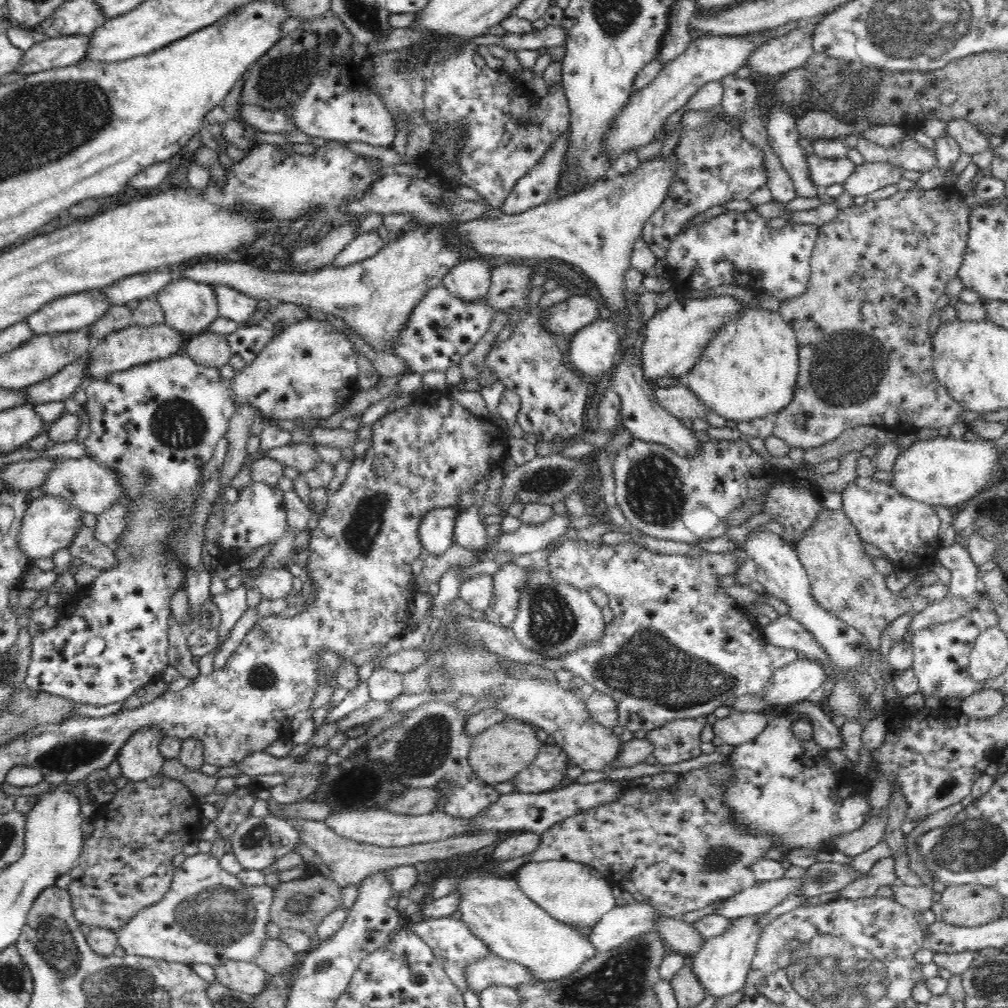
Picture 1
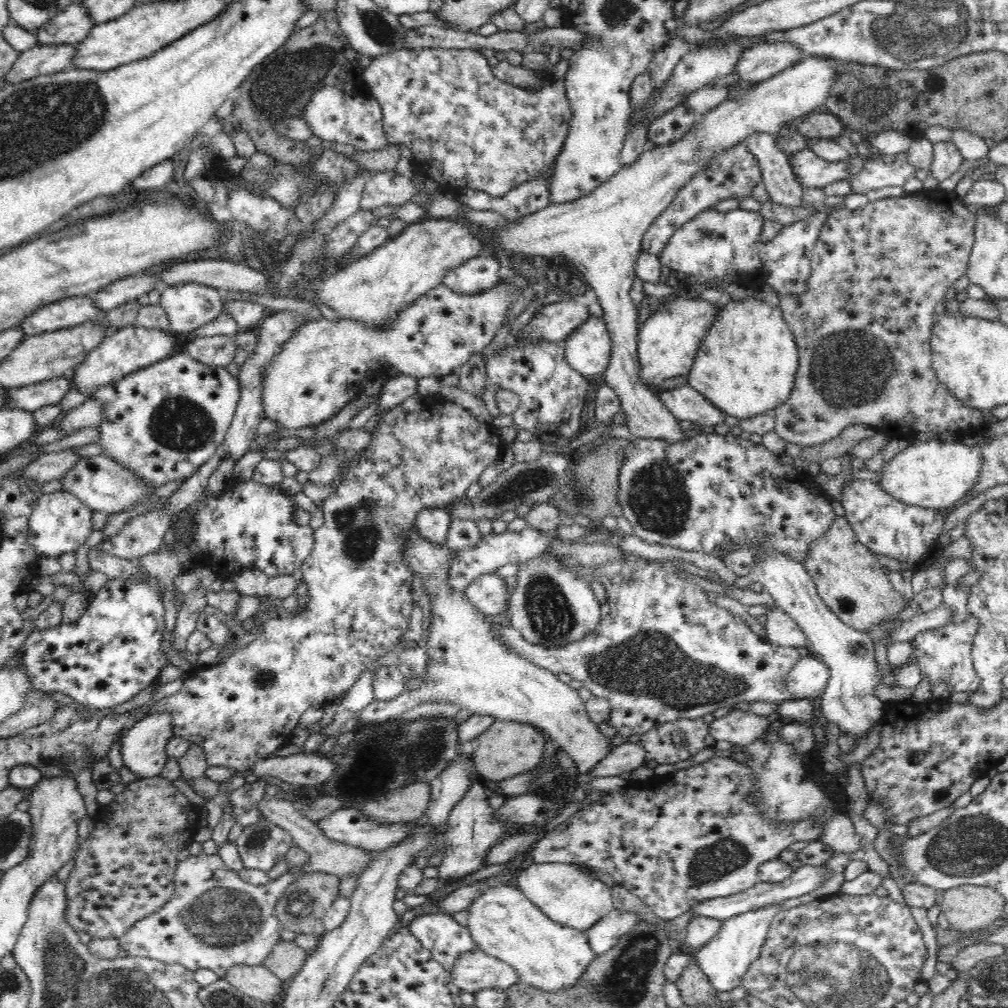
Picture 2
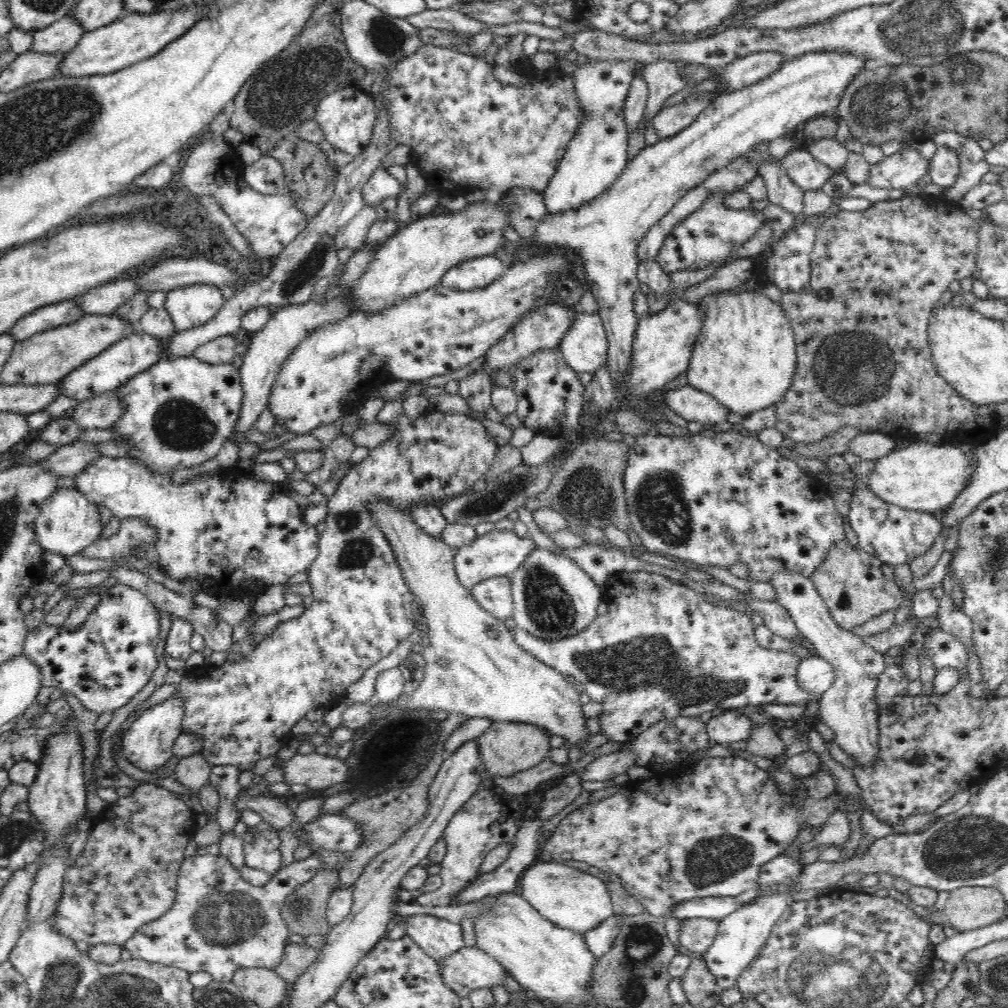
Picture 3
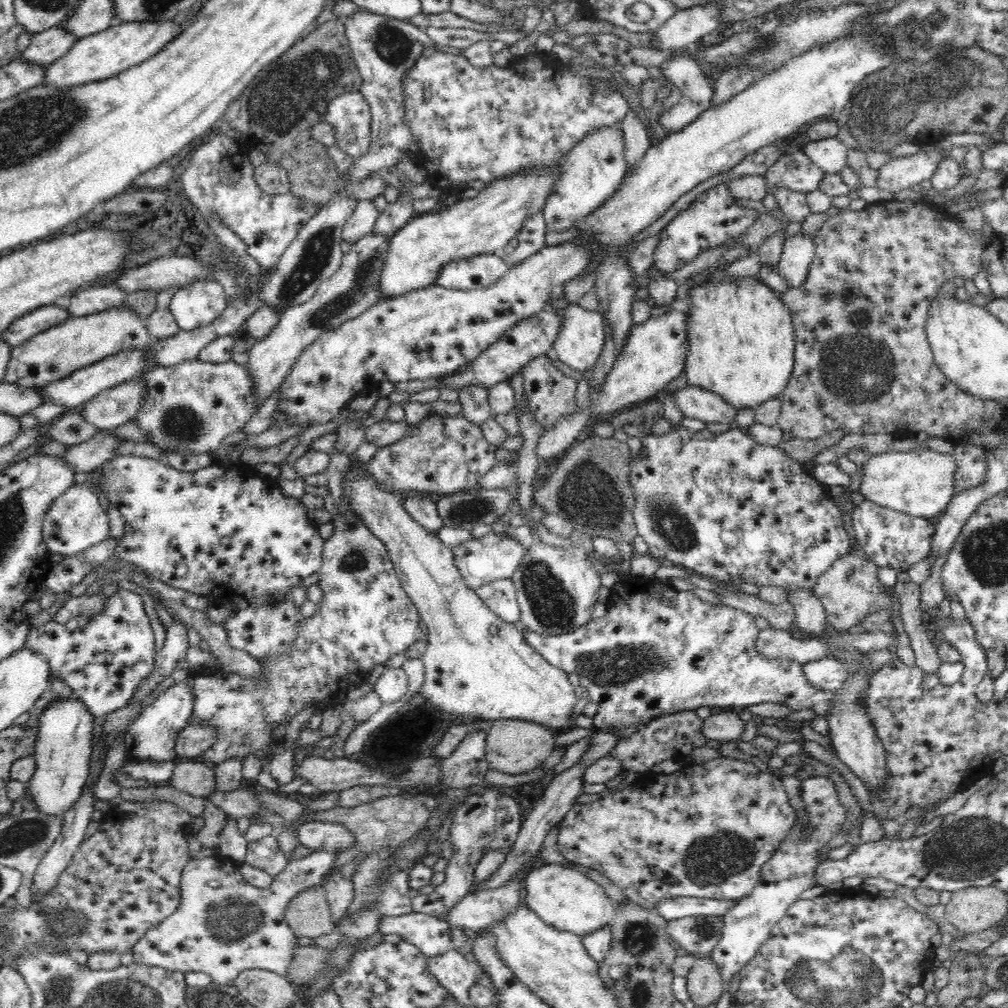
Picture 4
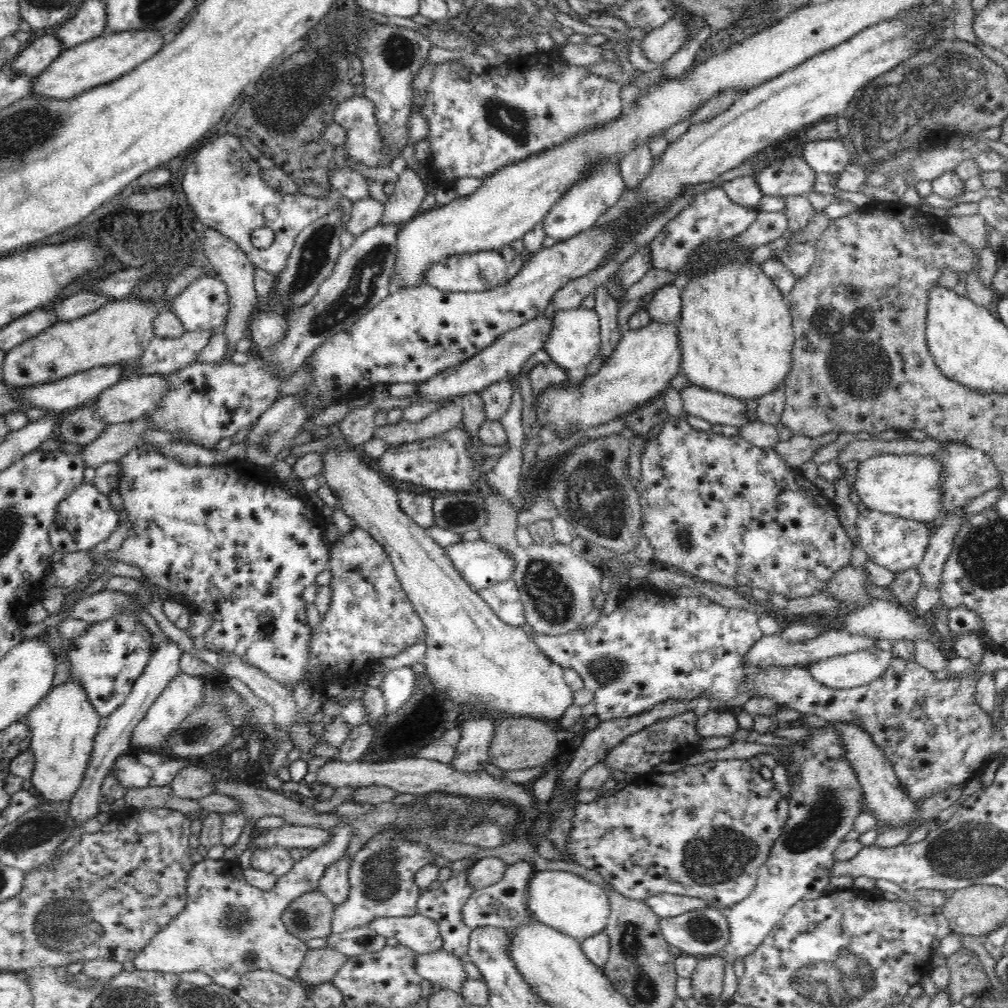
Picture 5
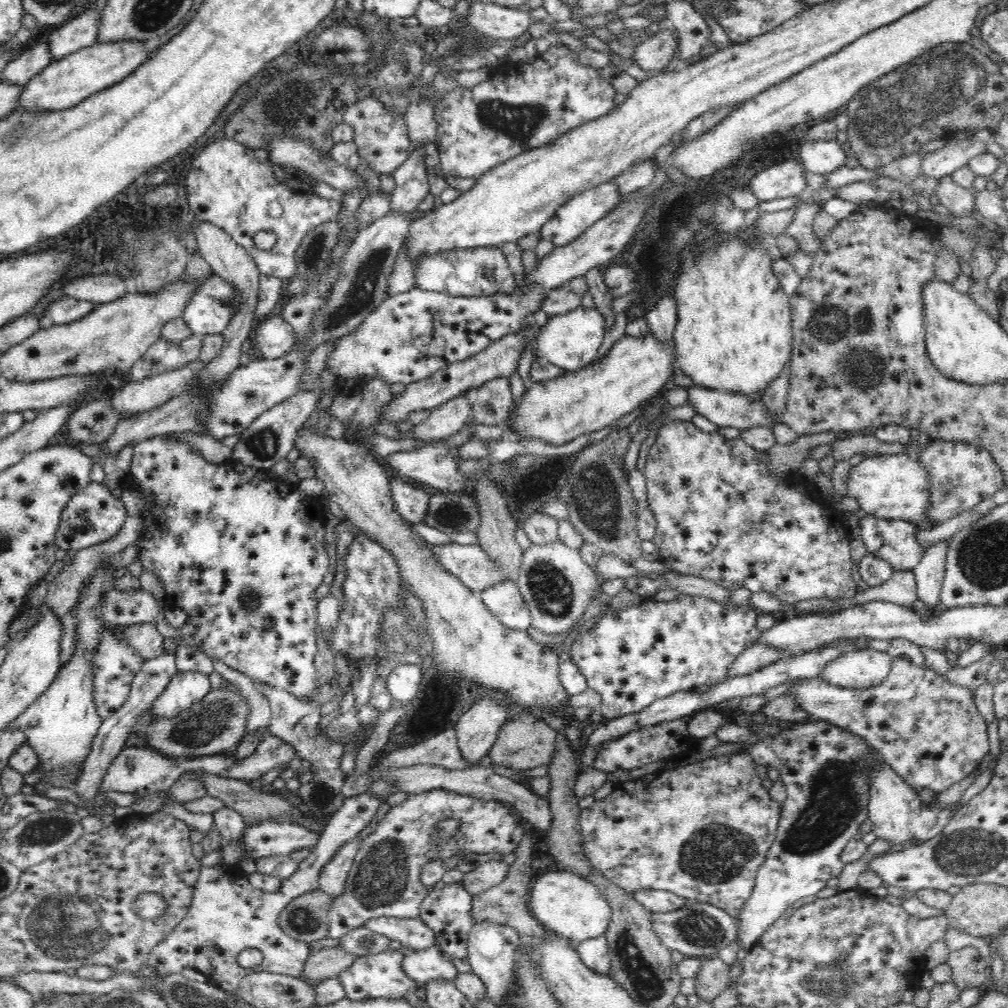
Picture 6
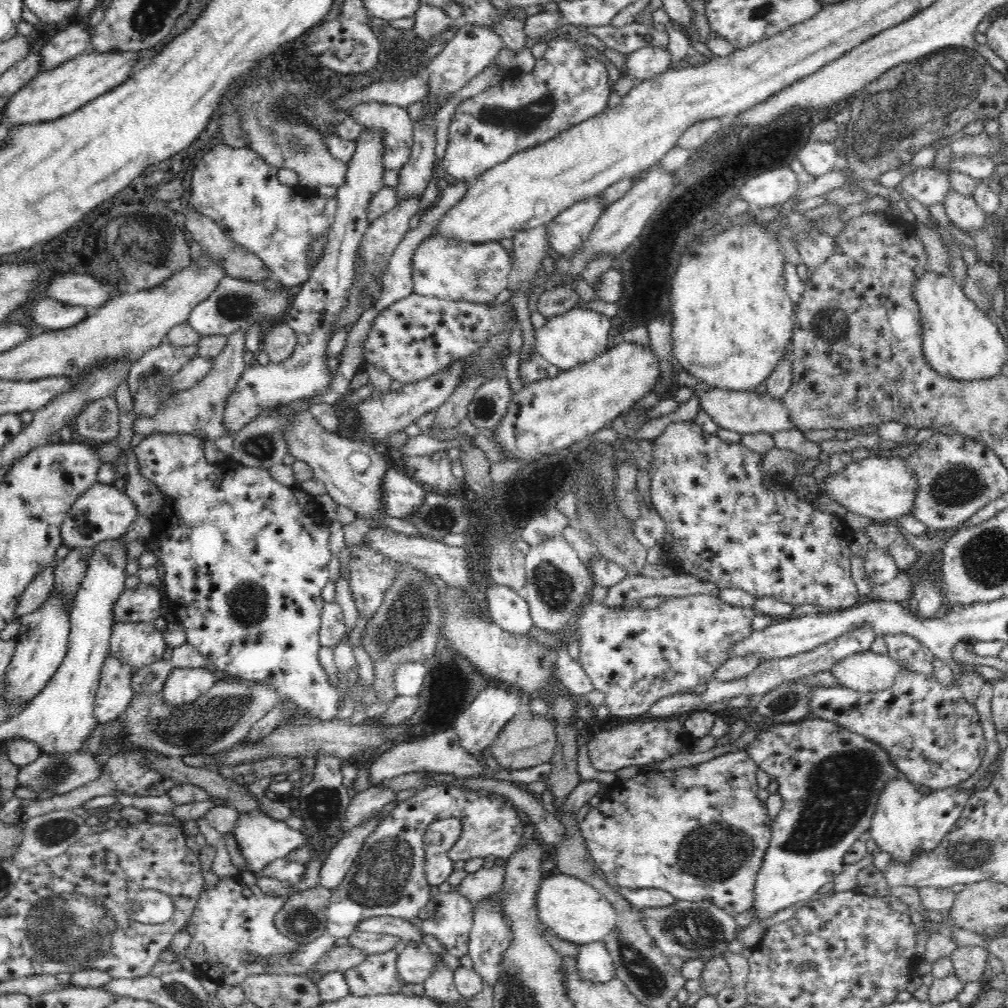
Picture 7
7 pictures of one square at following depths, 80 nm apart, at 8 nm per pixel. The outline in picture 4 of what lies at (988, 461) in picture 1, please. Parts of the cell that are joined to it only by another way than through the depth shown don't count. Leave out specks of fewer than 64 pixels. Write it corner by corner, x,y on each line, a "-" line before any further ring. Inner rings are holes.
918,445
907,452
890,451
868,457
861,466
862,484
857,497
918,518
935,520
954,498
955,462
950,453

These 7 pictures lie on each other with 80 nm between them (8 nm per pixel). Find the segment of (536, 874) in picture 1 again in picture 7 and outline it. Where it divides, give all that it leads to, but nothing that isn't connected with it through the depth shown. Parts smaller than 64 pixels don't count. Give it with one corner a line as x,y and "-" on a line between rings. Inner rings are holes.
559,872
547,874
537,897
540,922
555,936
577,946
604,940
616,924
616,910
592,885

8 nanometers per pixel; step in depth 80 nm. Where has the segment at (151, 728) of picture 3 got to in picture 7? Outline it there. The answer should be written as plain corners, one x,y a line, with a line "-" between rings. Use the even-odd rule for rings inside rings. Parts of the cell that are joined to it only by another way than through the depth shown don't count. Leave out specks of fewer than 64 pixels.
174,667
166,679
162,697
170,705
190,704
208,692
218,676
214,669

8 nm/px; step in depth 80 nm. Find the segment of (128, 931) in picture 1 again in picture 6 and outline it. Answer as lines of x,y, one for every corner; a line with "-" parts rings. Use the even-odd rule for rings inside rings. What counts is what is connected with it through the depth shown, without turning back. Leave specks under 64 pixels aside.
370,791
345,799
342,808
334,812
331,822
321,832
318,844
310,849
308,858
299,864
298,871
289,880
283,881
276,893
262,892
252,887
248,875
238,865
228,868
202,866
188,915
158,946
152,948
143,969
156,970
160,974
176,974
193,968
206,975
208,983
228,993
237,992
242,980
254,972
302,977
305,962
312,952
311,947
309,943
288,936
280,928
278,918
292,900
319,888
322,868
332,860
342,844
360,836
382,803
382,799
-
246,948
256,948
263,954
259,966
242,968
238,964
236,958

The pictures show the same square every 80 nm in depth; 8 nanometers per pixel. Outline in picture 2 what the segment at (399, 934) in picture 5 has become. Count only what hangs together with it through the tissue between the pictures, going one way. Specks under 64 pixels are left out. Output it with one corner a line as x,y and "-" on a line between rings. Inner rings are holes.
418,915
408,927
448,972
454,970
460,954
478,949
469,928
460,925
450,915

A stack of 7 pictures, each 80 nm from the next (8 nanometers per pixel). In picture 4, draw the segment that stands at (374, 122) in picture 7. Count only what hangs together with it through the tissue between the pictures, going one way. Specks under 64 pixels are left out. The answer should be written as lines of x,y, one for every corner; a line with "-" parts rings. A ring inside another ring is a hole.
358,92
338,94
328,102
324,121
334,126
336,146
355,160
370,151
372,115
364,95

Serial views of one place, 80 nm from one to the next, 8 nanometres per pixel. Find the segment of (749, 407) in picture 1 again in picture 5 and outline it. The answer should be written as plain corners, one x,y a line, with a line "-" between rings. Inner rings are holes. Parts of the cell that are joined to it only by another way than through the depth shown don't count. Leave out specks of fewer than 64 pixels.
726,258
719,262
713,270
708,272
696,272
691,274
689,279
684,279
681,289
681,319
677,324
677,335
679,336
679,345
682,349
681,372
688,378
691,385
698,386
710,391
720,392
726,396
732,396
737,400
747,402
748,400
759,400
782,386
788,377
788,372
792,368
792,352
794,349
795,334
792,324
790,307
784,300
785,296
776,287
776,284
764,273
762,263
750,263
748,258

